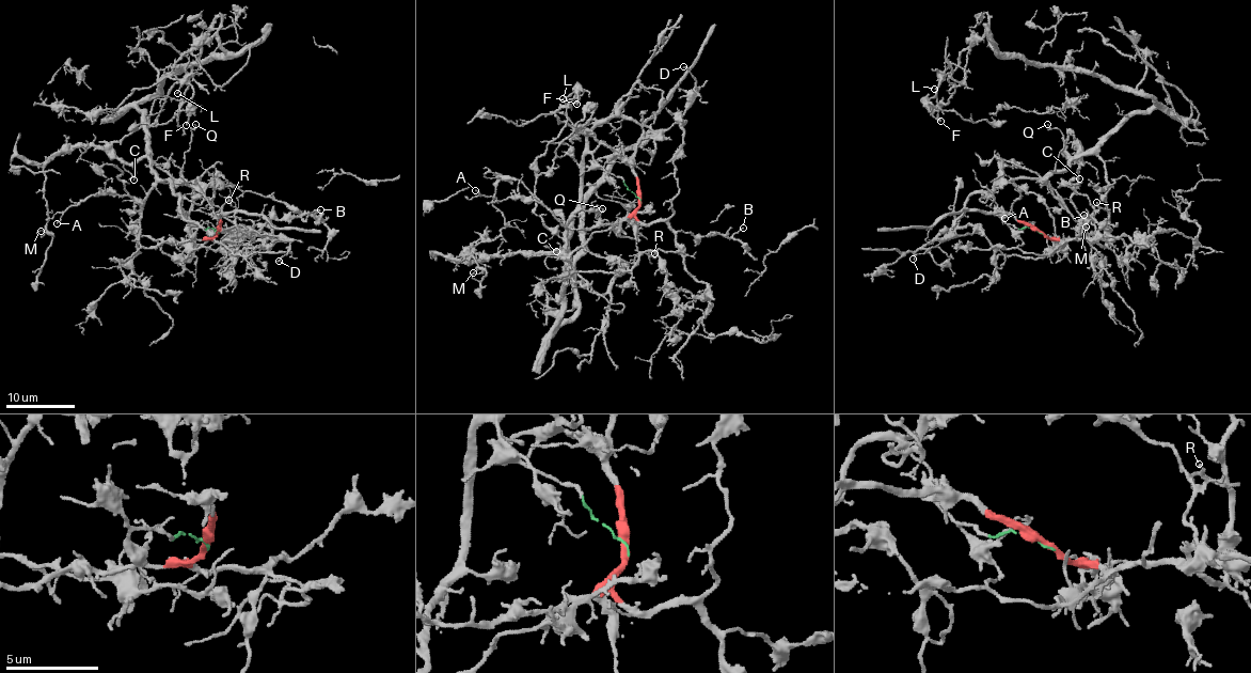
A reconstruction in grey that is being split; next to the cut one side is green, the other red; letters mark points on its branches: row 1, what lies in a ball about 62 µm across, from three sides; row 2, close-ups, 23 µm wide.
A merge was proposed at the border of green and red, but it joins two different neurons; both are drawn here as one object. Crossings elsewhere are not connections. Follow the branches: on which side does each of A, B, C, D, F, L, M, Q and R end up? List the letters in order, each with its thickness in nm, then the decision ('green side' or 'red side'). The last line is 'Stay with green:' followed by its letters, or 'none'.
A: 140 nm thick; red side
B: 130 nm thick; red side
C: 120 nm thick; green side
D: 170 nm thick; green side
F: 190 nm thick; green side
L: 140 nm thick; green side
M: 140 nm thick; green side
Q: 150 nm thick; green side
R: 140 nm thick; red side
Stay with green: C, D, F, L, M, Q

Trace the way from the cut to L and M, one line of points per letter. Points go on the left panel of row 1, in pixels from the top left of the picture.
L: (219, 232), (190, 225), (155, 172), (138, 105), (176, 71), (224, 55), (215, 35), (174, 64), (176, 92)
M: (219, 232), (190, 225), (148, 159), (120, 162), (92, 145), (66, 145), (45, 166), (49, 232), (40, 230)

